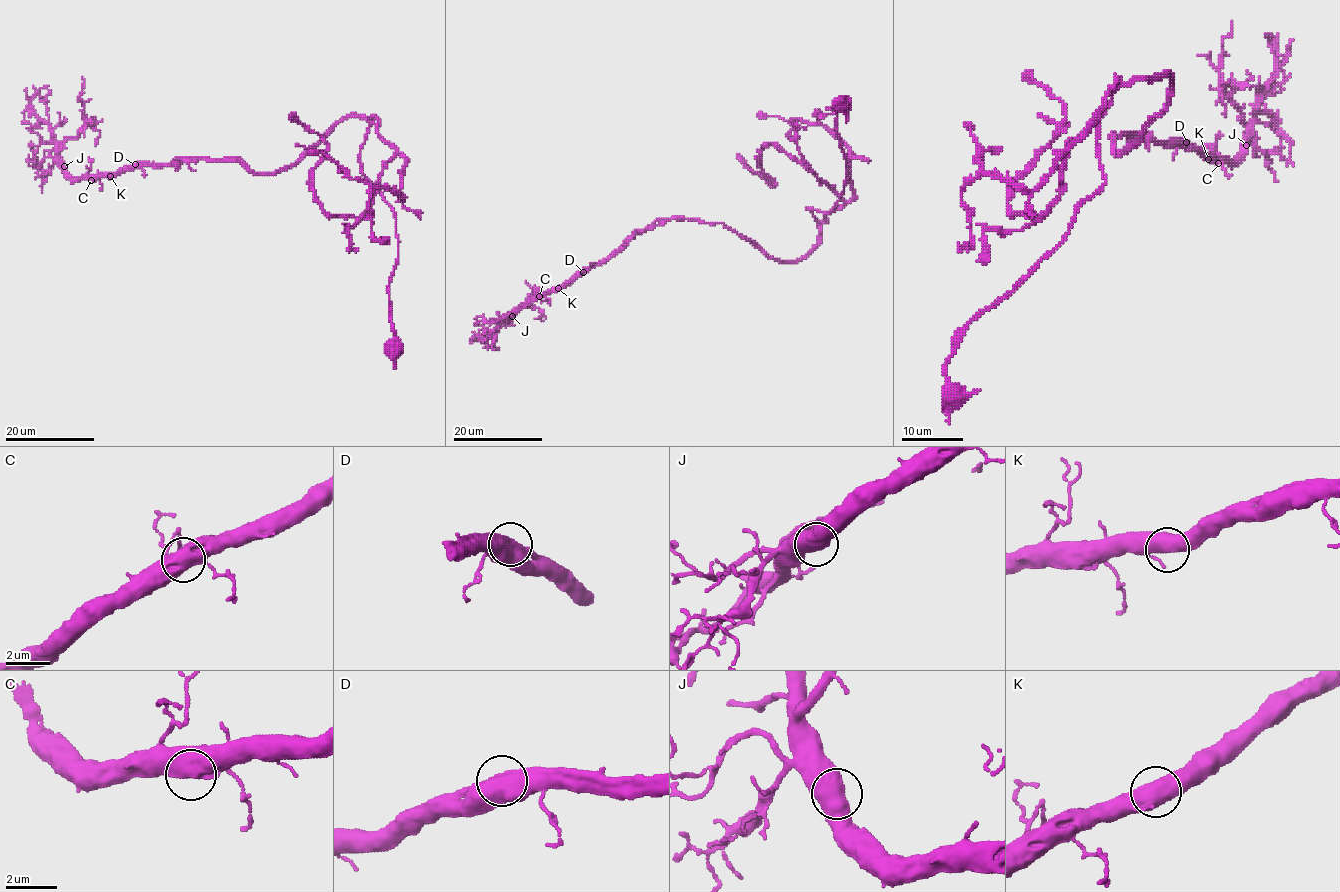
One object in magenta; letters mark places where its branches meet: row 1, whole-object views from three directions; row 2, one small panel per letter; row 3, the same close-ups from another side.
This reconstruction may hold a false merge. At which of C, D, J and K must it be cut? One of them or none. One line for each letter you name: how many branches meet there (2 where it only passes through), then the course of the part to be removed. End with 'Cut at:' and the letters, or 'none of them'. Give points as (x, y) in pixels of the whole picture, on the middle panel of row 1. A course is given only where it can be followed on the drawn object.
Cut at: none of them

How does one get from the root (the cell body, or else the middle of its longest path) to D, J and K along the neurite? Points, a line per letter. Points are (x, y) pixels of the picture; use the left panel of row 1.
D: (396, 348), (388, 293), (395, 213), (359, 163), (371, 118), (342, 118), (274, 172), (235, 161), (135, 164)
J: (396, 348), (395, 213), (359, 163), (371, 118), (342, 118), (274, 172), (181, 160), (72, 177), (64, 166)
K: (396, 348), (388, 293), (395, 213), (359, 163), (371, 118), (342, 118), (284, 170), (181, 160), (110, 176)

